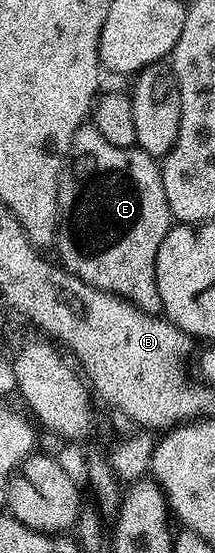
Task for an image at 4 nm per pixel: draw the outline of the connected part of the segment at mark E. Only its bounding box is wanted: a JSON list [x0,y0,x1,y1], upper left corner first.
[55,124,170,315]

